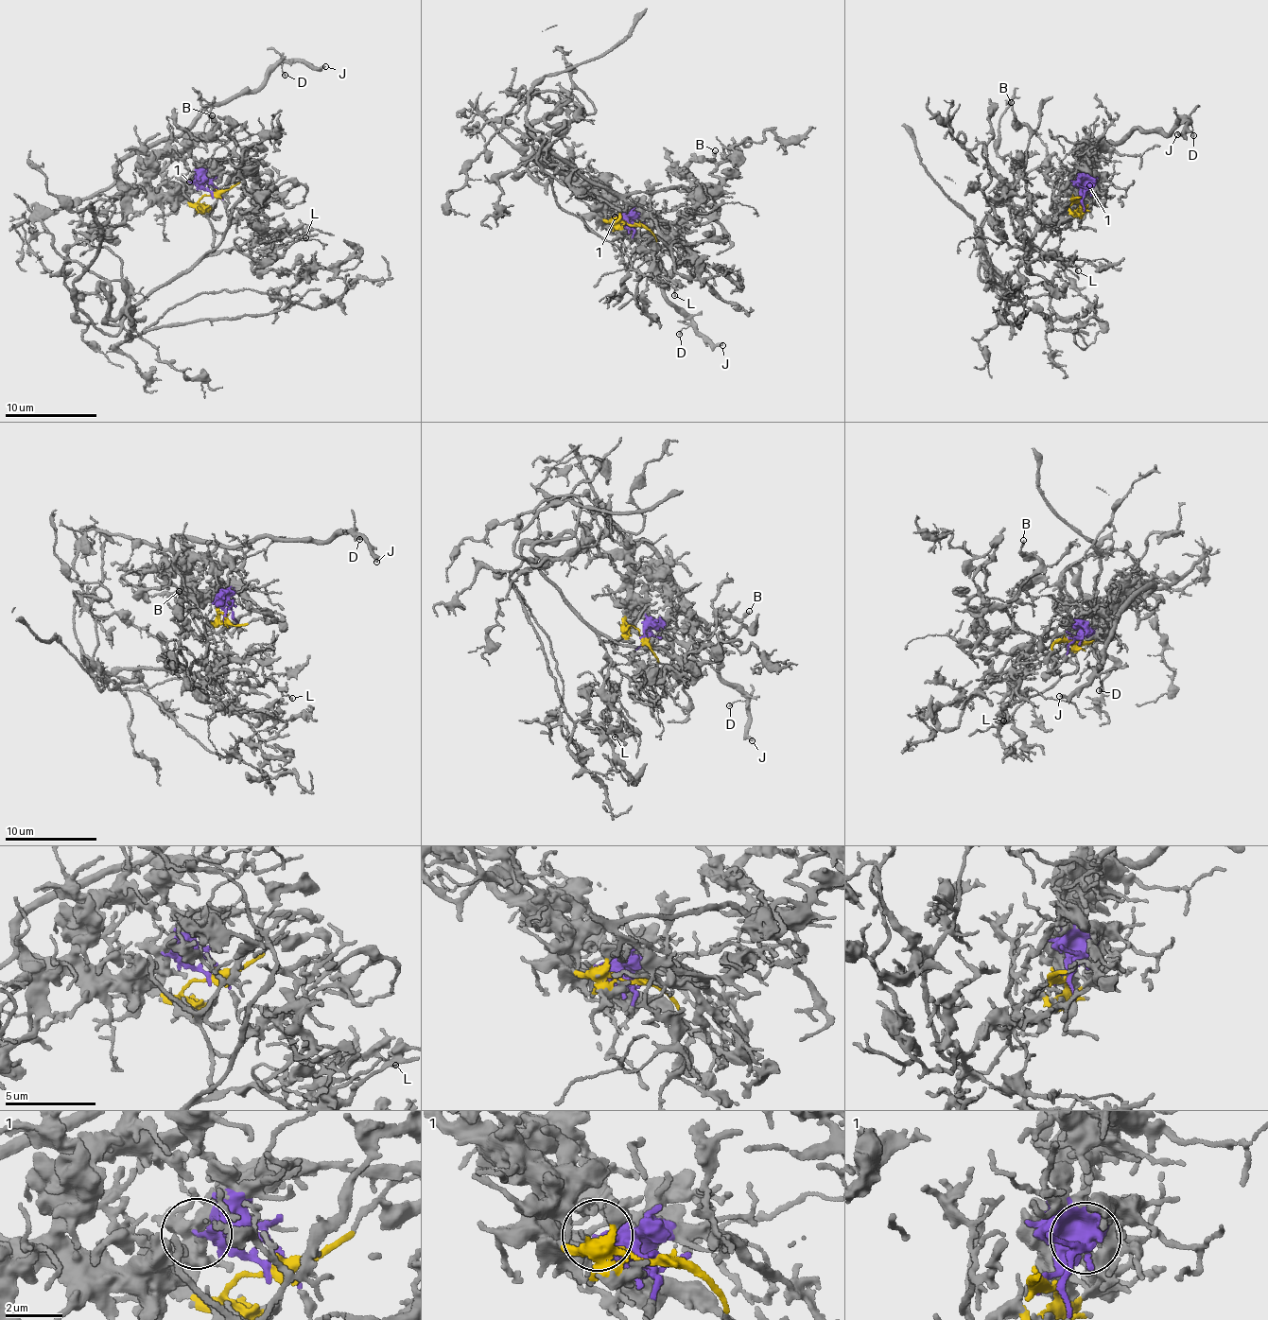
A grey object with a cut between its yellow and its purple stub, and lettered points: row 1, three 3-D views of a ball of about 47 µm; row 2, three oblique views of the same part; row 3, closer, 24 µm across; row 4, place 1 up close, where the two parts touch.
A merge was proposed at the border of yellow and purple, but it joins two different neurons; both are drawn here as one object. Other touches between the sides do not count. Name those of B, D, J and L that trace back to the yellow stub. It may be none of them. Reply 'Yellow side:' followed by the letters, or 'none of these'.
Yellow side: B, L

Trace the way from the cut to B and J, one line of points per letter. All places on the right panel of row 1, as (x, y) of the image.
B: (1074, 200), (1080, 206), (1053, 217), (1038, 248), (1021, 242), (1009, 199), (1026, 163), (1030, 129), (1011, 101)
J: (1074, 200), (1095, 184), (1085, 180), (1107, 142), (1135, 130), (1168, 135), (1183, 119), (1176, 134)

